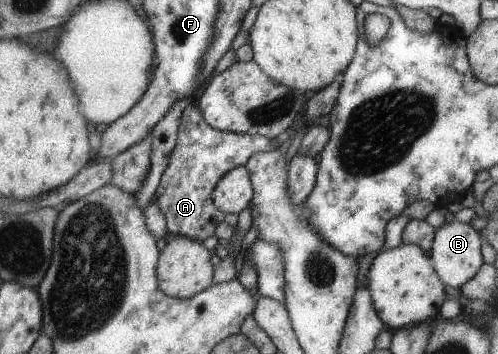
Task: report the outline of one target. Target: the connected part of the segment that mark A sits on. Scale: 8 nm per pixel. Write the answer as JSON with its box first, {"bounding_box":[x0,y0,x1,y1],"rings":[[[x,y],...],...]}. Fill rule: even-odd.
{"bounding_box":[154,102,276,243],"rings":[[[192,102],[187,104],[181,110],[174,147],[168,156],[167,164],[154,190],[155,205],[158,206],[158,209],[162,212],[163,218],[165,219],[168,237],[184,236],[199,241],[200,243],[207,237],[214,238],[214,227],[224,219],[225,215],[225,213],[218,211],[212,203],[211,191],[213,190],[214,184],[229,169],[244,165],[248,157],[254,152],[269,152],[276,148],[275,145],[274,140],[269,140],[262,136],[235,134],[215,130],[204,121],[201,111],[196,107],[192,107]]]}

